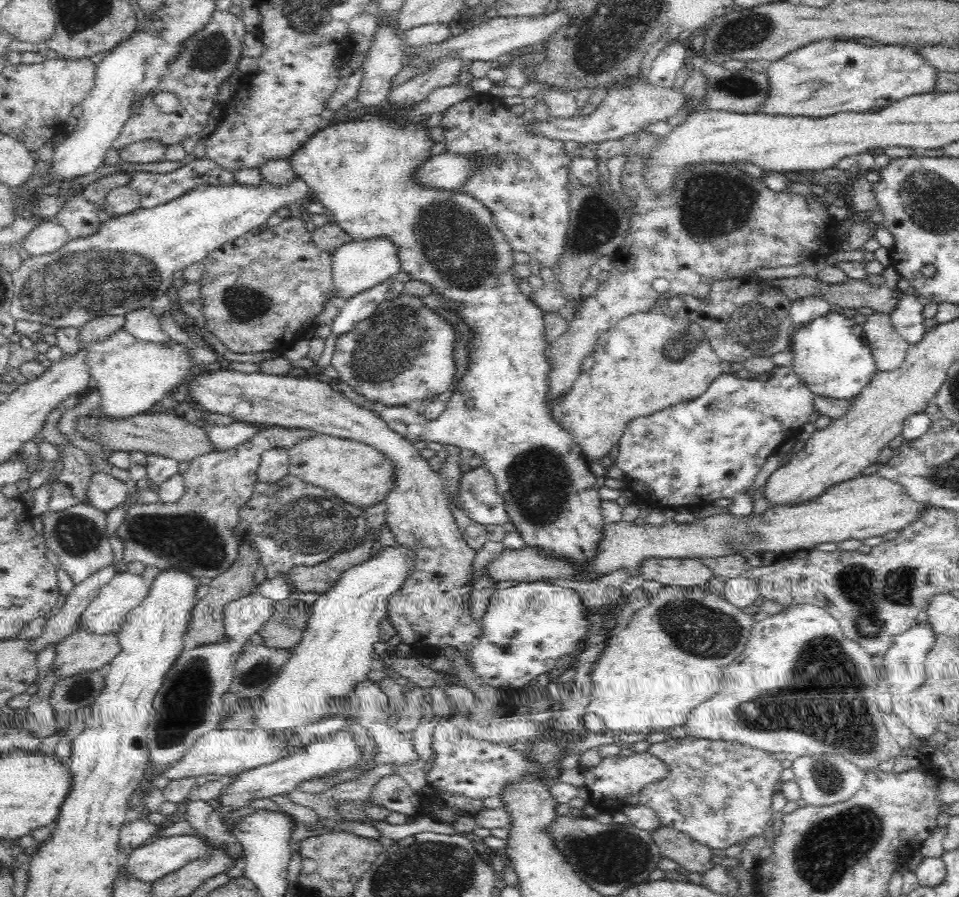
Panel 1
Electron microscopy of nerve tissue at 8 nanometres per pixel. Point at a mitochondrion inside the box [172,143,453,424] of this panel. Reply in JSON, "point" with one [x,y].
{"point":[399,338]}

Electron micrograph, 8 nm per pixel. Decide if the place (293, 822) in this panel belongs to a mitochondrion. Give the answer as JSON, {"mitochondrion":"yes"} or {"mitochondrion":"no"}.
{"mitochondrion":"no"}

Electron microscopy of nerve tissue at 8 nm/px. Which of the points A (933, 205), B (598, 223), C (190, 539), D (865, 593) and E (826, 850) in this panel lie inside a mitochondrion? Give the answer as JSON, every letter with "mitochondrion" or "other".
{"A":"mitochondrion","B":"mitochondrion","C":"mitochondrion","D":"mitochondrion","E":"mitochondrion"}

